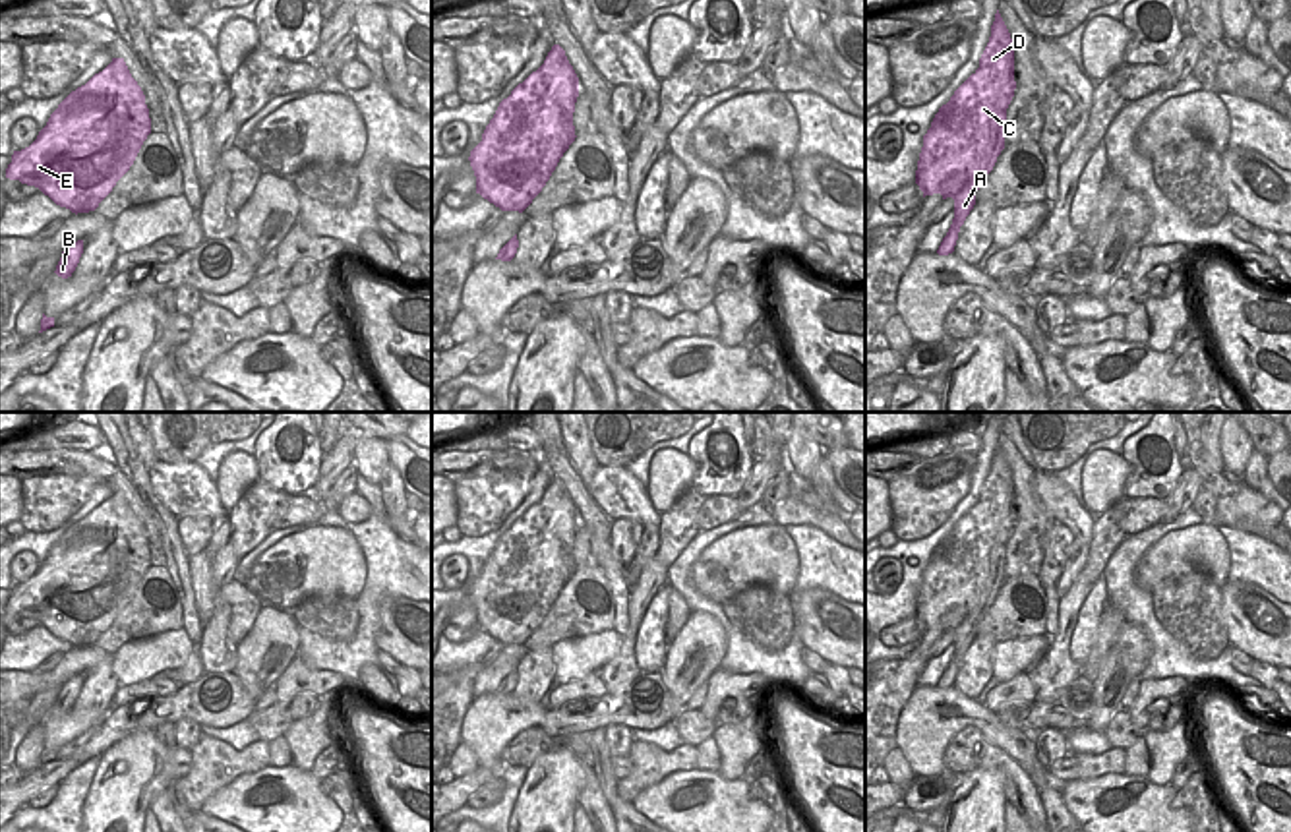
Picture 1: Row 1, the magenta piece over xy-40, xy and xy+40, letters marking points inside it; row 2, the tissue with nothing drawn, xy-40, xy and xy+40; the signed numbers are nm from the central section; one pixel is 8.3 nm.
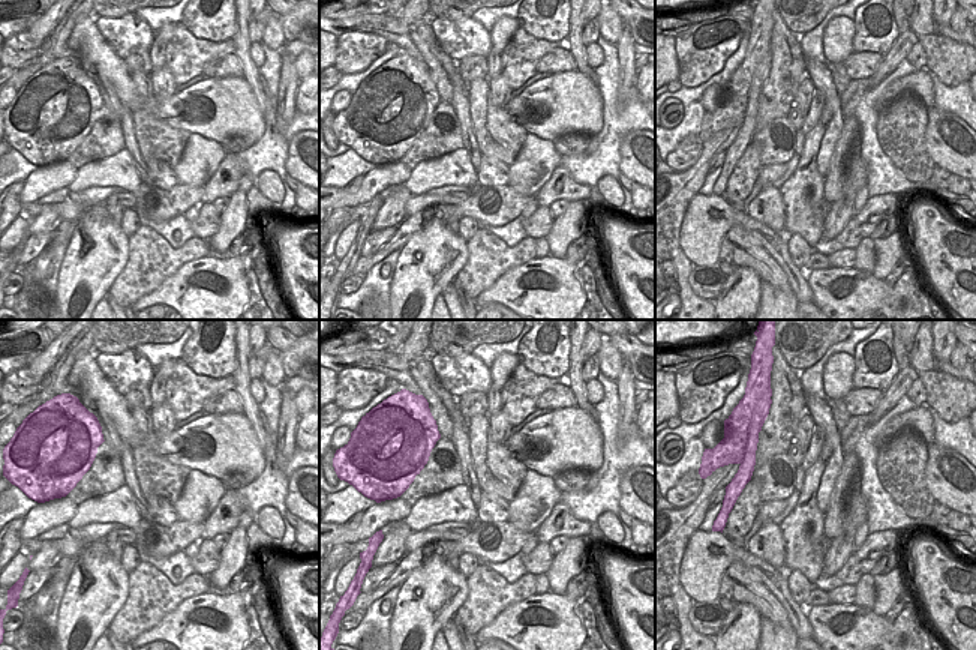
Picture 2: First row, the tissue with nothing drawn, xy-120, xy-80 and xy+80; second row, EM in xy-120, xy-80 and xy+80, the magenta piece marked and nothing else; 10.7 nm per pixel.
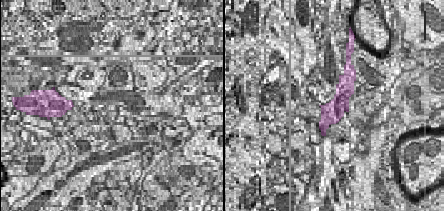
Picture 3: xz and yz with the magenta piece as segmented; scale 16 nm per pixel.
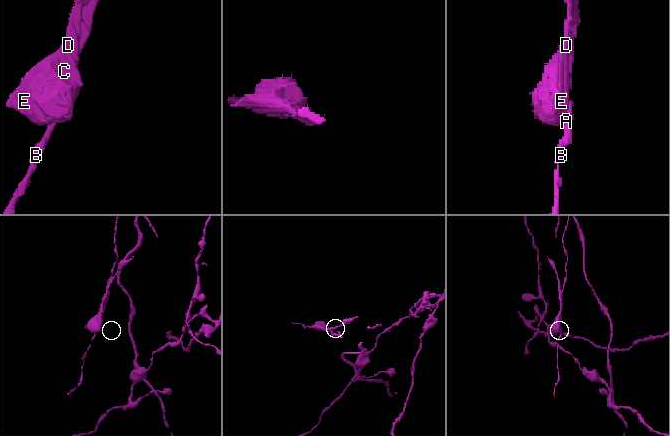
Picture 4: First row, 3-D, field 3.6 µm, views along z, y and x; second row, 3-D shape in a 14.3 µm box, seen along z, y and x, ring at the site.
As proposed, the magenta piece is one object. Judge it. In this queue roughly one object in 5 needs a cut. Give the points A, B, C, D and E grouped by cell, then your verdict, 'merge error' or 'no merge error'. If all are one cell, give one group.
A B / C D E | merge error

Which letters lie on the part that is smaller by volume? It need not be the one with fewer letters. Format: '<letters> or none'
A, B

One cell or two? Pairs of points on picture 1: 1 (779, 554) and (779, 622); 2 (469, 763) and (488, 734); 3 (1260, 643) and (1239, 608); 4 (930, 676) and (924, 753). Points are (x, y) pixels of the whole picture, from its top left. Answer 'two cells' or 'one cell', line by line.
1: two cells
2: two cells
3: one cell
4: two cells

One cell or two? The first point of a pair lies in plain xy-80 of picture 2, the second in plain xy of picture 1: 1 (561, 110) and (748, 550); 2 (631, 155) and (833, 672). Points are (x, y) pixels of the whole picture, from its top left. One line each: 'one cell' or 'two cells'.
1: one cell
2: two cells

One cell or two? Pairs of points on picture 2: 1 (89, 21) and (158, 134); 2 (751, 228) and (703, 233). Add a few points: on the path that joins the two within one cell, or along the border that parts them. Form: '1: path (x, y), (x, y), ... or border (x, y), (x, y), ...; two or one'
1: border (132, 113), (149, 113), (176, 128); two
2: path (739, 219), (715, 221); one

